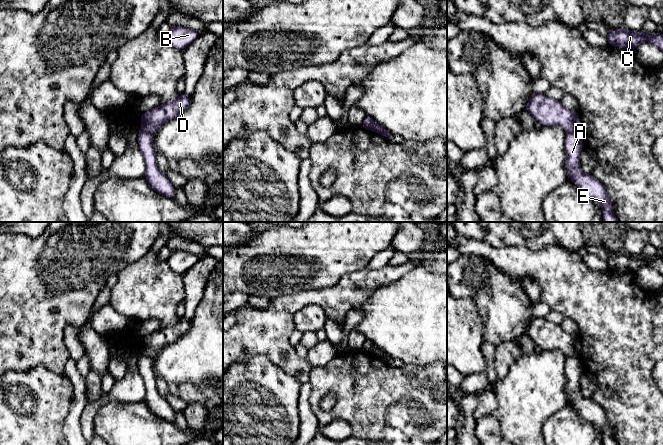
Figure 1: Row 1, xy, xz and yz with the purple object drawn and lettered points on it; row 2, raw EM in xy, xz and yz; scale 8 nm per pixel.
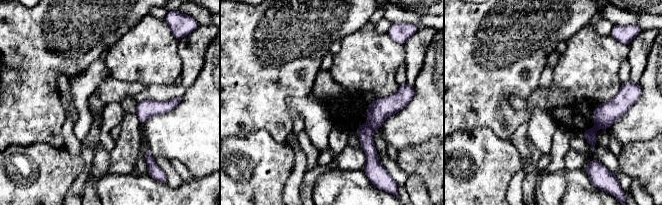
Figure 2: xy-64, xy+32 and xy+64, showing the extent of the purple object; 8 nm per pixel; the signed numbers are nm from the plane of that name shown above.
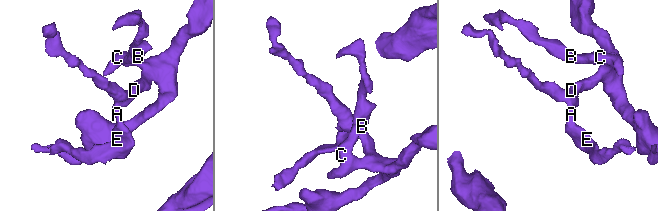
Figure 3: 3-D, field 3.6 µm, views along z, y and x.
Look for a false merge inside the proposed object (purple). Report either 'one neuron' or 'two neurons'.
two neurons

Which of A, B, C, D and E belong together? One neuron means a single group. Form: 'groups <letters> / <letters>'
groups A E / B C D

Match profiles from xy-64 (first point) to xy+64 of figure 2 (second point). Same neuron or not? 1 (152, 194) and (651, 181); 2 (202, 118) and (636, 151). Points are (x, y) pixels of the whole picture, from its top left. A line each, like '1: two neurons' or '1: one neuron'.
1: two neurons
2: two neurons

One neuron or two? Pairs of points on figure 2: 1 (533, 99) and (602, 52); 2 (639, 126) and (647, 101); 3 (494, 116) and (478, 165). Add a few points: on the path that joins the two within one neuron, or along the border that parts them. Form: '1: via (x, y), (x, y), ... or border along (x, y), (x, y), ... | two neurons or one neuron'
1: via (550, 98), (556, 98), (585, 69) | one neuron
2: via (644, 120), (647, 117), (647, 107) | one neuron
3: border along (467, 130), (489, 127), (502, 139), (509, 140) | two neurons

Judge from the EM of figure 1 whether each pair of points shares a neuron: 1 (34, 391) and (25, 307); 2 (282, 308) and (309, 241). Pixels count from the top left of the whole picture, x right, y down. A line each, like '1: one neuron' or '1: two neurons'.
1: two neurons
2: two neurons

